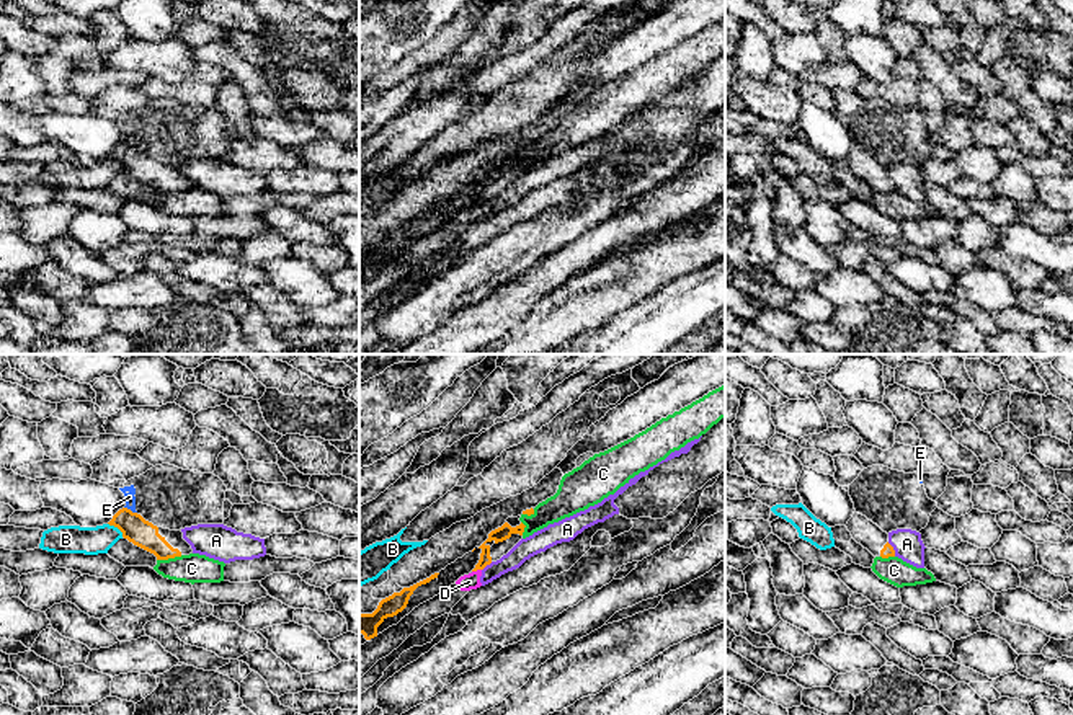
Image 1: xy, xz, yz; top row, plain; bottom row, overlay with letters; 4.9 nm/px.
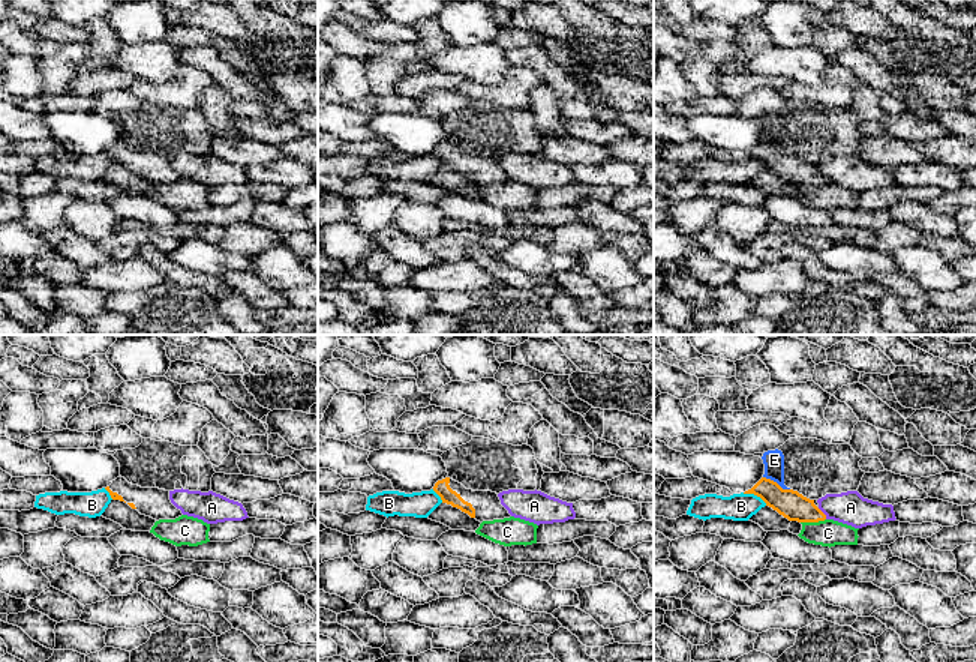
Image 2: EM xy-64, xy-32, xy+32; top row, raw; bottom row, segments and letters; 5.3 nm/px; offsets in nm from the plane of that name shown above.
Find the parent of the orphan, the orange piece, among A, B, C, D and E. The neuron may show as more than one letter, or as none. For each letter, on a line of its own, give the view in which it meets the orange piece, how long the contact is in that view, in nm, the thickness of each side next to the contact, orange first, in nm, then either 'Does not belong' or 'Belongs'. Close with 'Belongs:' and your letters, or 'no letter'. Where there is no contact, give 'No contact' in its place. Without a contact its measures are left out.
A: Touches orange in yz. Shared border 80 nm. Thickness 60 nm (orange) against 140 nm. Does not belong
B: Touches orange in xy. Shared border 100 nm. Thickness 140 nm (orange) against 140 nm. Does not belong
C: Touches orange in xy. Shared border 130 nm. Thickness 140 nm (orange) against 140 nm. Does not belong
D: Touches orange in xz. Shared border 50 nm. Thickness 70 nm (orange) against 80 nm. Does not belong
E: Touches orange in xy. Shared border 70 nm. Thickness 140 nm (orange) against 50 nm. Does not belong
Belongs: no letter

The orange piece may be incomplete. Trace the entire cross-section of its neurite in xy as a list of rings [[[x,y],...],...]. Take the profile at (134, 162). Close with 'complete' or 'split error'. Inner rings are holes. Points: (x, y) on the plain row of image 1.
[[[127,142],[119,144],[108,158],[118,162],[122,171],[134,180],[154,188],[157,194],[193,188],[191,180],[183,173],[181,163],[157,162]]]; split error

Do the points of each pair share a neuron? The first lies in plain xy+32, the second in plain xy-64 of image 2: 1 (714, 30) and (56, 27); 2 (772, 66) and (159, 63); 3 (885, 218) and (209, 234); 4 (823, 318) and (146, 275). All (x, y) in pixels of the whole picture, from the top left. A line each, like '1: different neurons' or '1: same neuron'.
1: same neuron
2: same neuron
3: different neurons
4: different neurons

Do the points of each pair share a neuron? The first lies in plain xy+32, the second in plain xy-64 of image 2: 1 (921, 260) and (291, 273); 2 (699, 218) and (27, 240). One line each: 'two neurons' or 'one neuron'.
1: one neuron
2: two neurons

